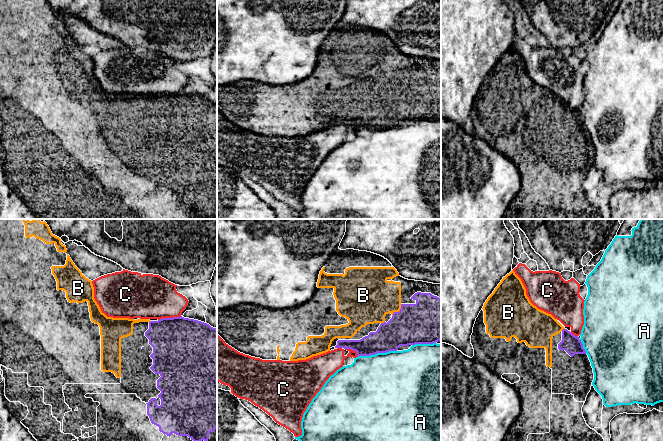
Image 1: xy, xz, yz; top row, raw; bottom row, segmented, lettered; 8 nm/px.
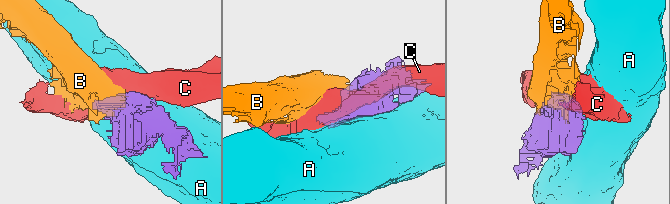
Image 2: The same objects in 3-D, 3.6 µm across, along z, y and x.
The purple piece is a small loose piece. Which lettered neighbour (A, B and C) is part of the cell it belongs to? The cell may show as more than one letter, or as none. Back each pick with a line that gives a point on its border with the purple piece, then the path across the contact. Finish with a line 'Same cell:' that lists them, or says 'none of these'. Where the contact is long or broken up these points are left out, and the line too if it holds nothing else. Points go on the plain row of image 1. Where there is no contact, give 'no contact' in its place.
B: contact xz (397, 88)
Same cell: B

